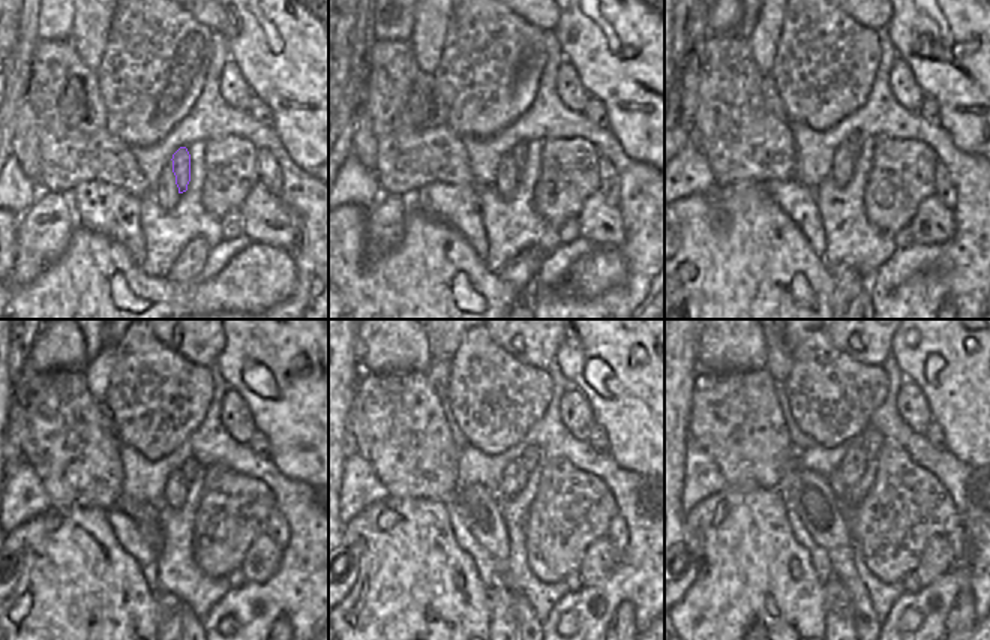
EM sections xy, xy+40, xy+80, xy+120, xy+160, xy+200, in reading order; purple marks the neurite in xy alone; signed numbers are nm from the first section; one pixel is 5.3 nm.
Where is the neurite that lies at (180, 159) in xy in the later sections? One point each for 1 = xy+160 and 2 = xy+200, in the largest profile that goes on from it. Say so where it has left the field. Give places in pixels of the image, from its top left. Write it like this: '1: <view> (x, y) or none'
1: xy+160 (531, 457)
2: xy+200 (870, 439)

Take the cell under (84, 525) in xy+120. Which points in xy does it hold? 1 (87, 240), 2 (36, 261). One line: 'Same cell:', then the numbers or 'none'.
Same cell: 1

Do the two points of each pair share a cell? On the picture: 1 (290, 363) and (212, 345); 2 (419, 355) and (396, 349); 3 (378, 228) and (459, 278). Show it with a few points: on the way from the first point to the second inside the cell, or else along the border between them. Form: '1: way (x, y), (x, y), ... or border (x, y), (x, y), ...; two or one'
1: border (224, 334), (224, 348), (216, 361); two
2: way (413, 354), (402, 349); one
3: border (408, 207), (401, 242), (383, 257), (369, 258); two

